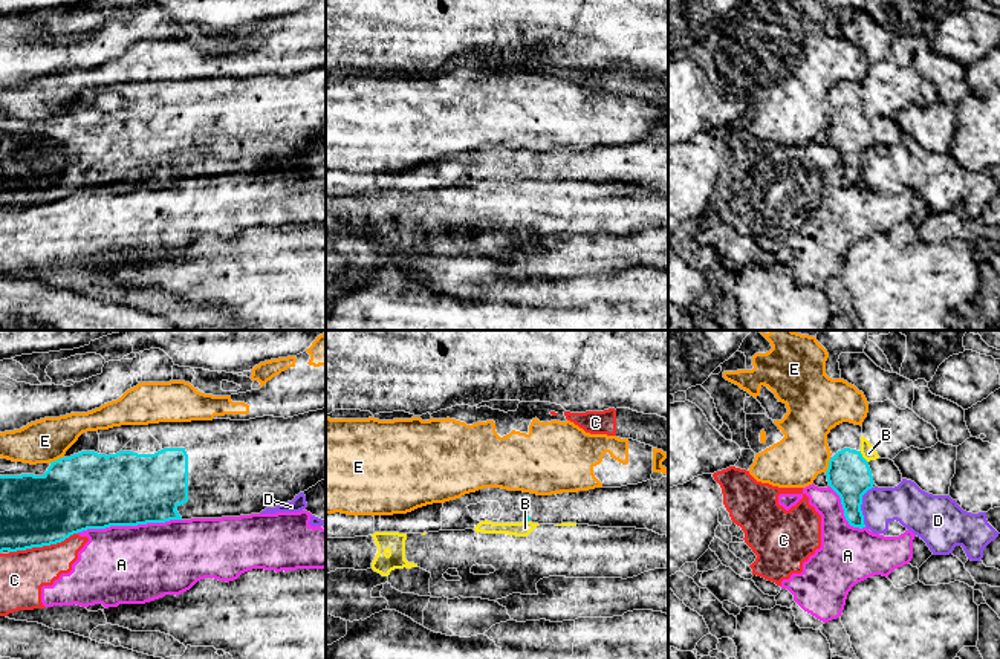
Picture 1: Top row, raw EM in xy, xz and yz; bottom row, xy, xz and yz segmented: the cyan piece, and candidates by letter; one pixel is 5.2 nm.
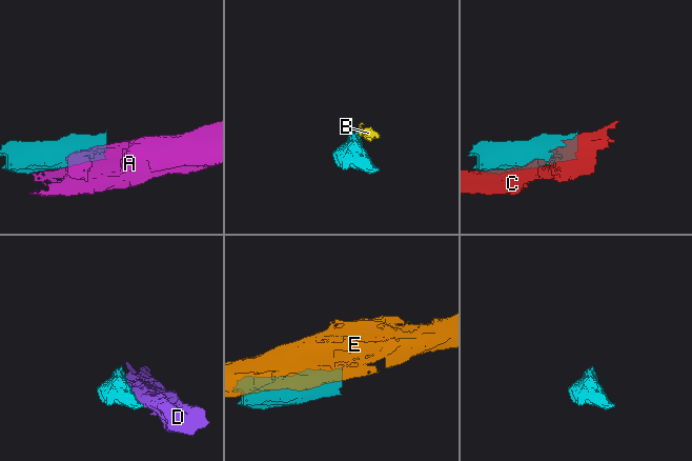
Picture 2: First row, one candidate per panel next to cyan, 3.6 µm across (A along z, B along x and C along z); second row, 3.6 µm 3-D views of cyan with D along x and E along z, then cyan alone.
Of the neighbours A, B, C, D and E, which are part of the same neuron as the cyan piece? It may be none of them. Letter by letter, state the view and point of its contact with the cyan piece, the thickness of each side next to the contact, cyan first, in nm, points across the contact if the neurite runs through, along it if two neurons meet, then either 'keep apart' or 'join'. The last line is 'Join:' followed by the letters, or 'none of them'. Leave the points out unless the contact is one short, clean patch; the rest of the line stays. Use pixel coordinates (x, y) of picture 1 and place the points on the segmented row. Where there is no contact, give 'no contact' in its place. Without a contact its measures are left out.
A: xy (129, 525) | 400/420 nm | keep apart
B: yz (861, 456) | 220/80 nm | along yz (860, 450), (867, 462) | keep apart
C: xy (43, 545) | 380/240 nm | keep apart
D: yz (860, 506) | 220/220 nm | keep apart
E: xy (55, 460) | 400/240 nm | keep apart
Join: none of them

